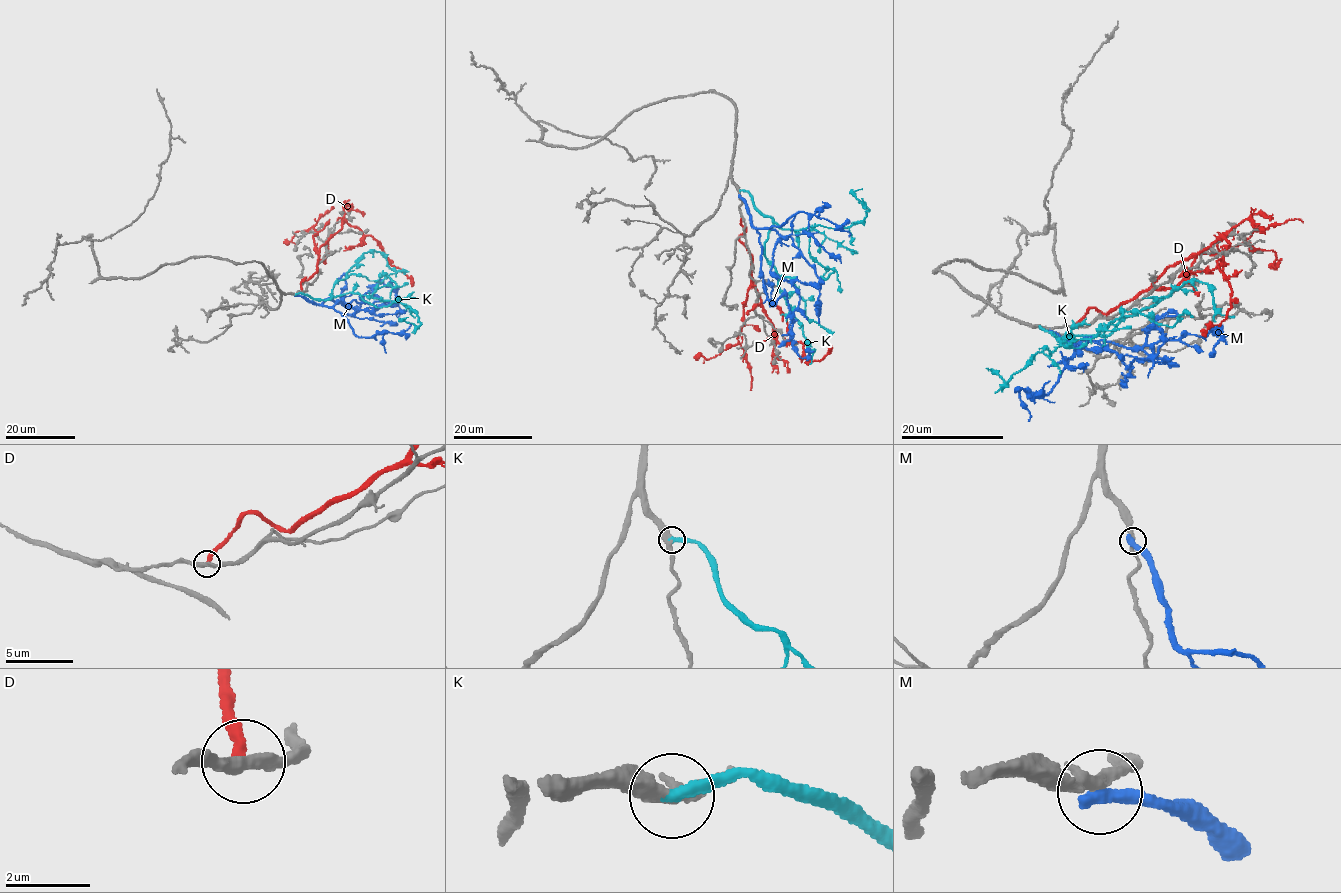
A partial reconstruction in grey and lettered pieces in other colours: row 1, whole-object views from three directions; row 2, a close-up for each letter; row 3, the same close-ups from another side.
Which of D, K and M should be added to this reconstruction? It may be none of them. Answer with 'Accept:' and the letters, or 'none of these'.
Accept: K

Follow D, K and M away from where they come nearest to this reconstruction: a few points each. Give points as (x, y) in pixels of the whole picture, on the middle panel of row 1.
D: (741, 218), (738, 241), (751, 256), (754, 288), (775, 337), (801, 342), (809, 360), (823, 359), (828, 348)
K: (740, 190), (772, 219), (764, 253), (802, 326), (813, 354), (809, 364)
M: (740, 196), (760, 234), (767, 297), (774, 303), (786, 296), (793, 348), (801, 358), (814, 351)

